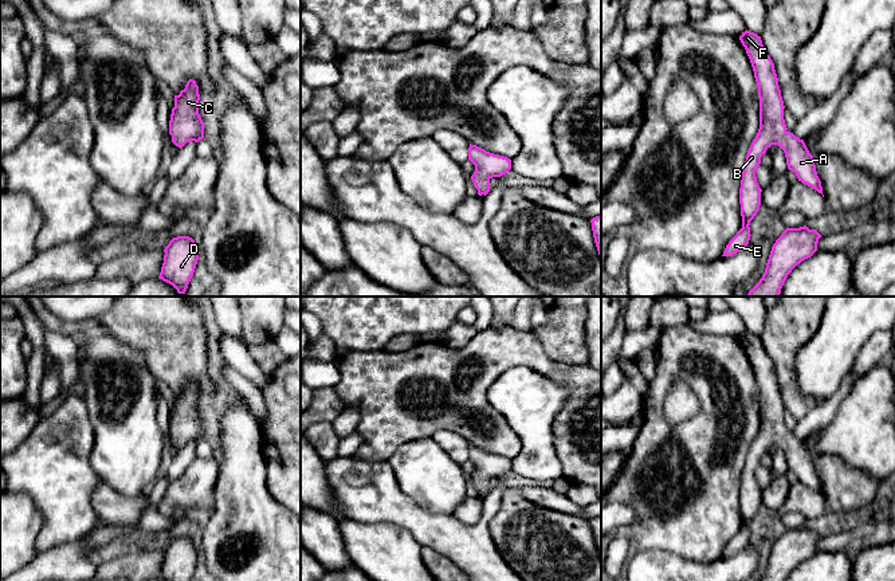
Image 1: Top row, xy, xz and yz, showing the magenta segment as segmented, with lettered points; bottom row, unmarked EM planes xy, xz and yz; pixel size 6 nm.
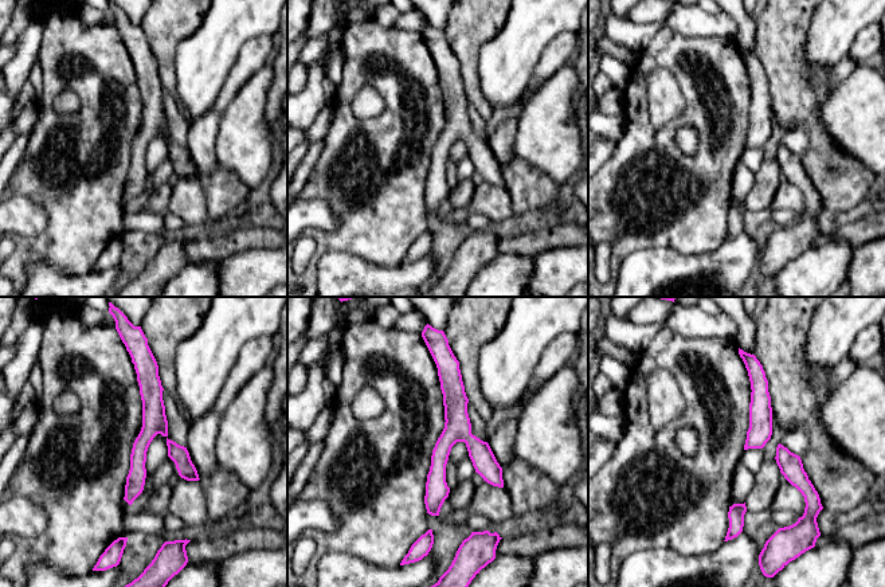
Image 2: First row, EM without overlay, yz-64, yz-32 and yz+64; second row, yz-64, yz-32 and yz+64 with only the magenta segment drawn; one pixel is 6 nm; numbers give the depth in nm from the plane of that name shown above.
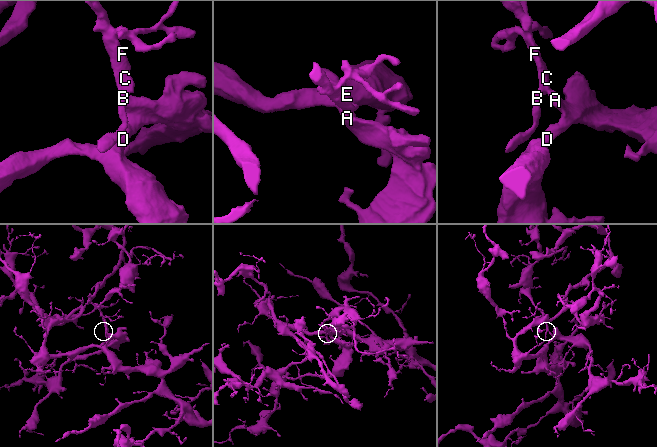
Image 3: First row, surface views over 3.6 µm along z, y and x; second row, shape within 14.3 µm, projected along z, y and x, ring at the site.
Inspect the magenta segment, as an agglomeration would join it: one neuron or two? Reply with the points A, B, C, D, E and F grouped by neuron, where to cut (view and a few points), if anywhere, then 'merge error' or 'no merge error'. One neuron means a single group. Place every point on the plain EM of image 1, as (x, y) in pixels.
A B C D E F; no cut; no merge error

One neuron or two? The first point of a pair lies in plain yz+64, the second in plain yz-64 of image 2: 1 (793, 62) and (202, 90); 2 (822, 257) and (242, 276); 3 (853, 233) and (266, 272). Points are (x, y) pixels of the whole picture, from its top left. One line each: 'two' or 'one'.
1: two
2: two
3: two

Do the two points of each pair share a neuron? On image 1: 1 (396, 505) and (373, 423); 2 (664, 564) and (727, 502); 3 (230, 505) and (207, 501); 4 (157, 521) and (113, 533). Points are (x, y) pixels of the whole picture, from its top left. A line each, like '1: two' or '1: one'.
1: two
2: two
3: two
4: one

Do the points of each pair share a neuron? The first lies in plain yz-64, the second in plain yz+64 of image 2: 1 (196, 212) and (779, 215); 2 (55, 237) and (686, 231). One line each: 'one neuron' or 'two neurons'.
1: two neurons
2: one neuron

